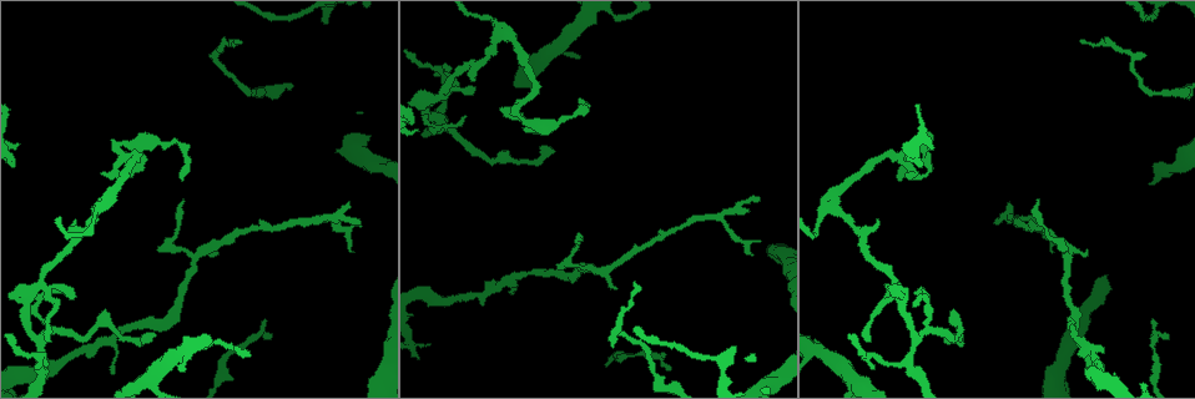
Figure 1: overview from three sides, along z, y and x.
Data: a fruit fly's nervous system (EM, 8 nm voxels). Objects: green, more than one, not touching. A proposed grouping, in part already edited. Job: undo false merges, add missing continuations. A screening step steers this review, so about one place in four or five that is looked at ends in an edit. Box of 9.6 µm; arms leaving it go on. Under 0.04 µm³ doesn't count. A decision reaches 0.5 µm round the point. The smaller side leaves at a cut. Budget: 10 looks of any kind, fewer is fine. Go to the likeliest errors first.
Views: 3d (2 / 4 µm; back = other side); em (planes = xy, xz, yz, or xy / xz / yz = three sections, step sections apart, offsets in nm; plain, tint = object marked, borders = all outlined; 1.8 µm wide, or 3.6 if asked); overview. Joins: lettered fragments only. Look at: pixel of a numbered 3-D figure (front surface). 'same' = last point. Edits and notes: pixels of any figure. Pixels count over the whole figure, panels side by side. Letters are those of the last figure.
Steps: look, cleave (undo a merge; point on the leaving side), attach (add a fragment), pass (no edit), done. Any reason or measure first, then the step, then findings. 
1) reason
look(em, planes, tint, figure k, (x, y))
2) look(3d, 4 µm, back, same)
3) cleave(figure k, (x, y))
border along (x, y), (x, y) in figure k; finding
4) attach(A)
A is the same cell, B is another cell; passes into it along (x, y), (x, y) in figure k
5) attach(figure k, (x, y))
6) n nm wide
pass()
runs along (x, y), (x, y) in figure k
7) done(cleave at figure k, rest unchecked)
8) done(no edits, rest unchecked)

side arm on a straight run
look(3d, 4 µm, figure 1, (497, 35))

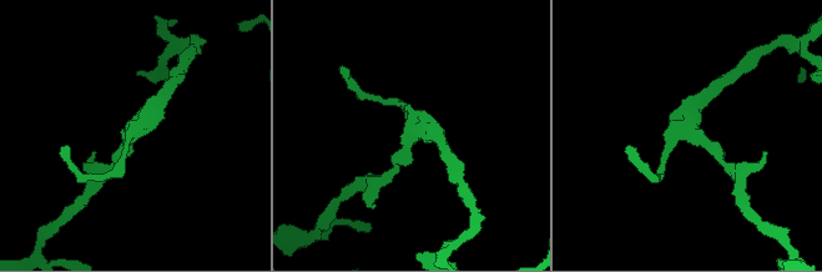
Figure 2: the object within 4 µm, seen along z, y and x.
3 arms; need the tissue
look(em, xz, step 8, tint, figure 2, (684, 128))

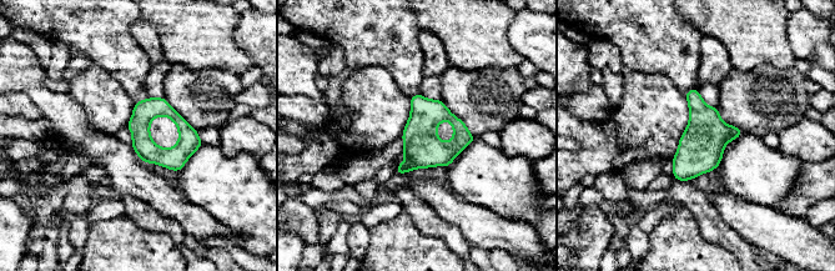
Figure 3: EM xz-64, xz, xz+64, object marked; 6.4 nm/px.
another direction
look(em, xy, step 16, borders, same)

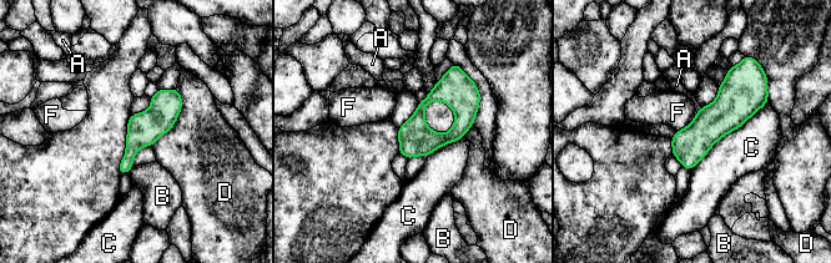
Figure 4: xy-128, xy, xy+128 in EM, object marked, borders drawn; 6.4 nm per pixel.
pass()
A, B, C, D and F are other cells; runs along (456, 69), (421, 107), (407, 153) in figure 4; continuous, no second cell

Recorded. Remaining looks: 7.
closes a loop
look(3d, 2 µm, figure 1, (433, 126))

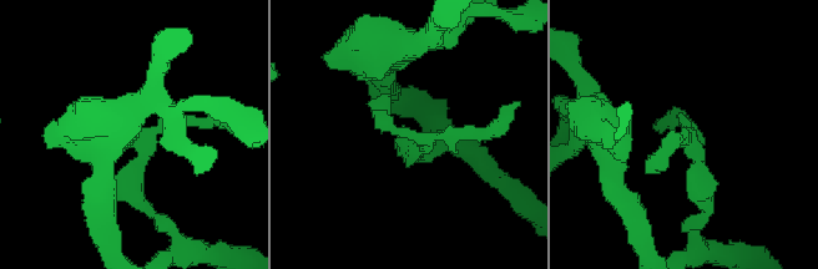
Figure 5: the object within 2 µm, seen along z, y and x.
look(em, planes, tint, figure 5, (679, 145))

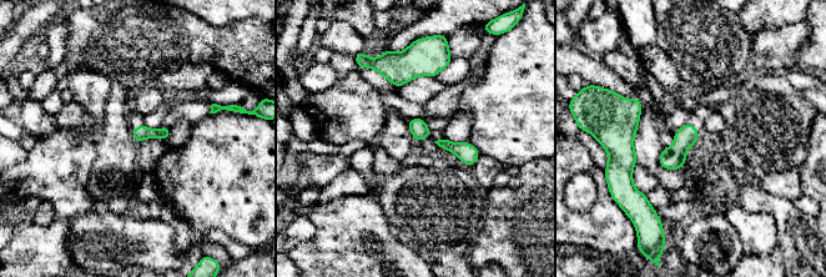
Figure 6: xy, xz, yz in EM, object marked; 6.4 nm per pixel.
what lies round it
look(em, planes, borders, same)

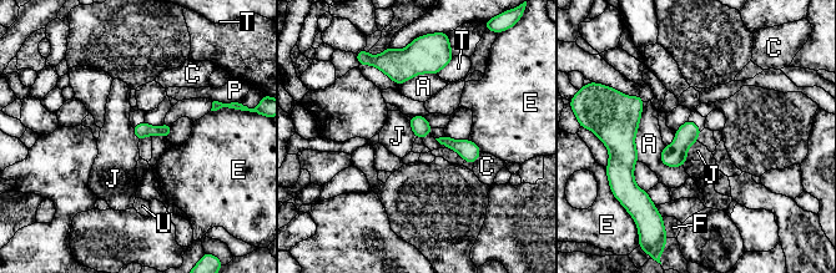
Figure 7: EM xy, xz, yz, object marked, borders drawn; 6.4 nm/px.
A touches over 380 nm
pass()
A, C, E, F, J, P, T and U are other cells; continuous, no second cell

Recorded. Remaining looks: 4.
sudden change in width
look(3d, 2 µm, figure 1, (536, 123))

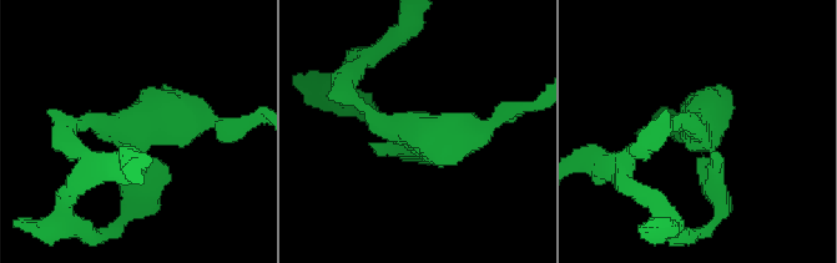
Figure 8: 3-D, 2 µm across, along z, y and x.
now the EM
look(em, planes, tint, figure 8, (701, 128))

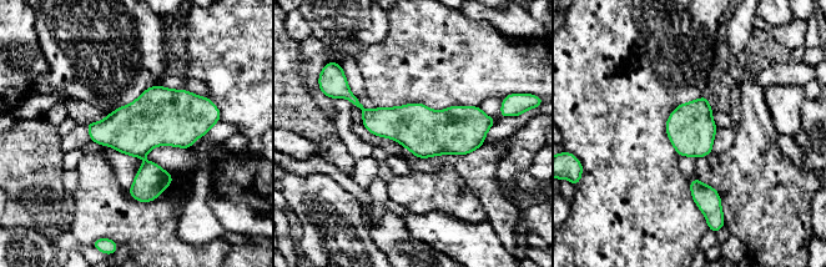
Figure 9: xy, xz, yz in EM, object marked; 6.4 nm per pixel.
look(em, planes, borders, same)

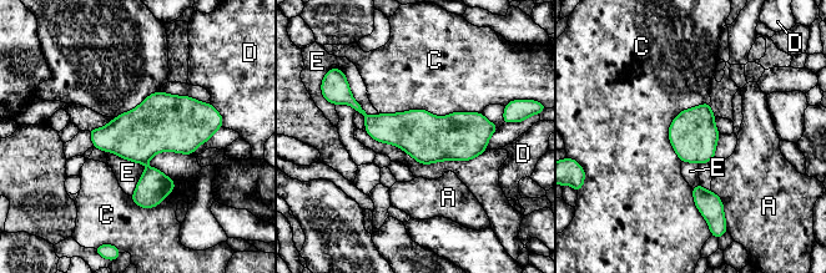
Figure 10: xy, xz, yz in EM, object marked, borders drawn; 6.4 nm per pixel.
pass()
A, C, D and E are other cells; border along (481, 111), (379, 114) in figure 10; continuous, no second cell

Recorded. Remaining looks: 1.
end of a long branch
look(em, planes, borders, figure 1, (144, 337))

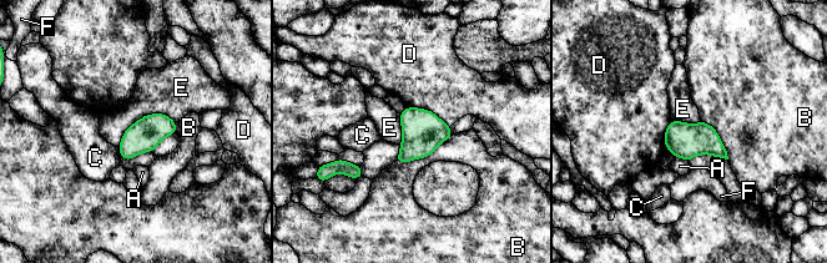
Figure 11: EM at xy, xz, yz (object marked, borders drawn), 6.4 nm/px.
200 nm wide
pass()
A, B, C, D, E and F are other cells; border along (175, 121), (144, 115), (117, 146) in figure 11; none of them fits

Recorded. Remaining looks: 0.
done(no edits, rest unchecked)

